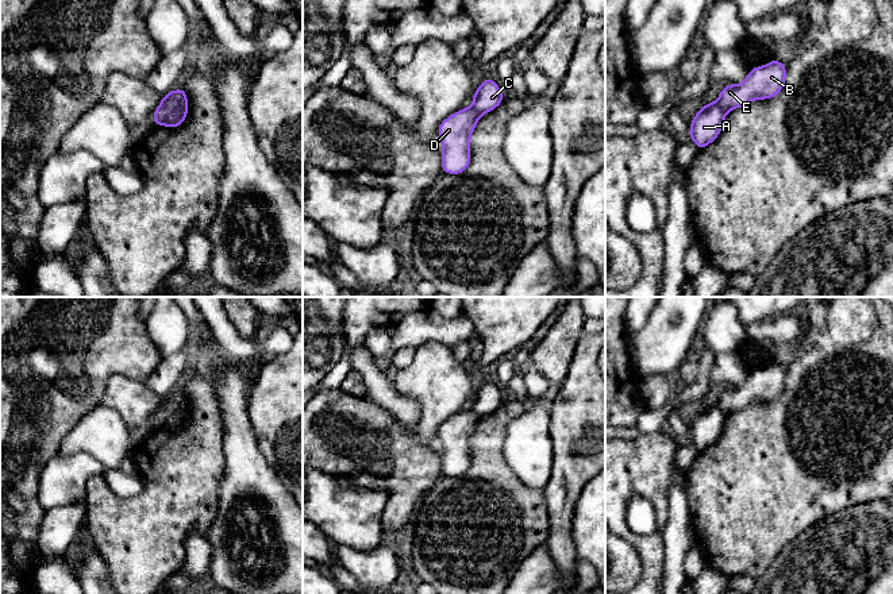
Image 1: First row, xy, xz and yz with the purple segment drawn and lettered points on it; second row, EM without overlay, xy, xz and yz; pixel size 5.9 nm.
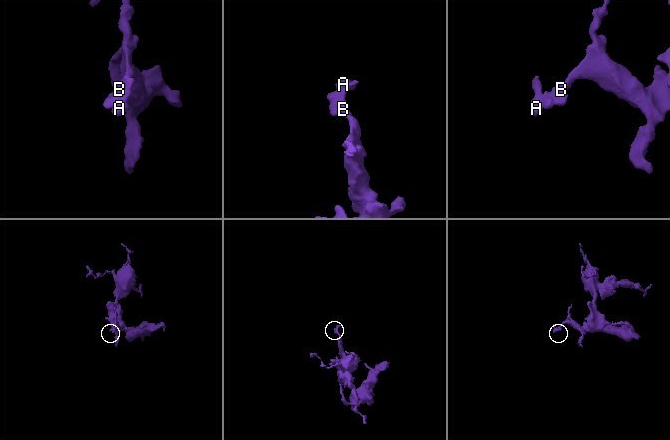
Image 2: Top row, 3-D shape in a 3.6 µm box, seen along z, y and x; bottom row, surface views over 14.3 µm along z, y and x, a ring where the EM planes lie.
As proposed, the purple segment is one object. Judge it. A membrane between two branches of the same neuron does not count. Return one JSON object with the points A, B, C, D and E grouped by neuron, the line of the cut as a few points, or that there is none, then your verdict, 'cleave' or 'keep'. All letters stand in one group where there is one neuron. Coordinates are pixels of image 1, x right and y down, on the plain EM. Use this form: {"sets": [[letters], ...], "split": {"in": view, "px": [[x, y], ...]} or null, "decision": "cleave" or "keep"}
{"sets": [["A", "C"], ["B", "D", "E"]], "split": {"in": "xy", "px": [[184, 393], [177, 409], [161, 425]]}, "decision": "cleave"}

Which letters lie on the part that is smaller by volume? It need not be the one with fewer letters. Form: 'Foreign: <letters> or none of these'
Foreign: A, C

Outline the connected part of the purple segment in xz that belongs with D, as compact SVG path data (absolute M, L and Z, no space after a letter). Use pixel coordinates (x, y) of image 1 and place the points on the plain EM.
M463 409L439 427L436 436L443 443L440 452L443 475L461 477L469 470L470 437L480 420L480 414Z

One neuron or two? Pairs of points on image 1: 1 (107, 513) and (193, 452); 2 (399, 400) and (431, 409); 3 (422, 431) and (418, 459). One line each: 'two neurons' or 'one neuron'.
1: one neuron
2: two neurons
3: two neurons

